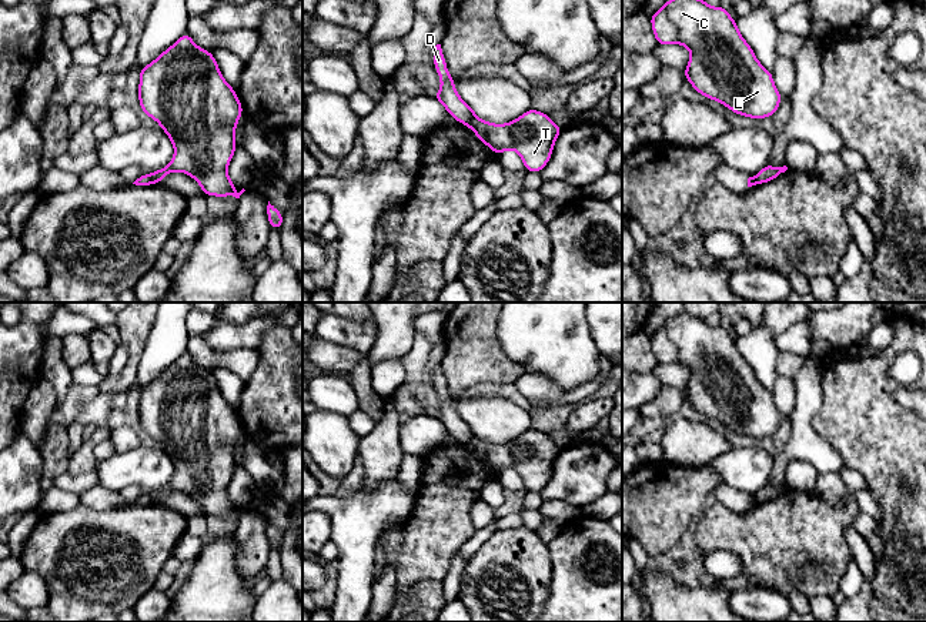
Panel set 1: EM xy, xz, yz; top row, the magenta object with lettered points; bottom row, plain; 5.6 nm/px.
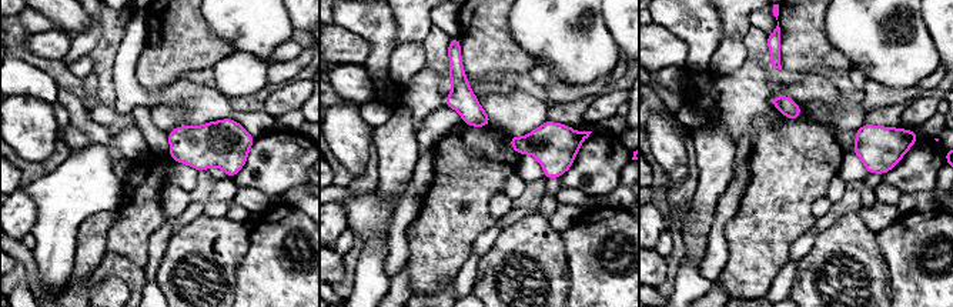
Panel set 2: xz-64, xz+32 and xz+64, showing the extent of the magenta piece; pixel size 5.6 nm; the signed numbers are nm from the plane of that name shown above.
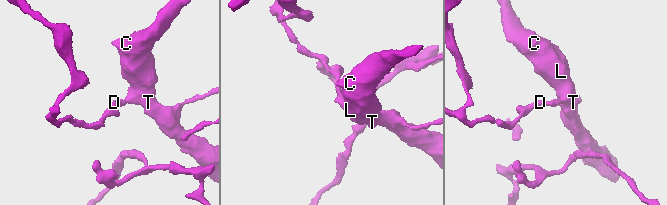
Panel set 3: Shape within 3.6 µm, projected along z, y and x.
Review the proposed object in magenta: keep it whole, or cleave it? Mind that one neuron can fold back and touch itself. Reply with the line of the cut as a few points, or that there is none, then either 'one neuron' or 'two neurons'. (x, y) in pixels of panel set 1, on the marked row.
cut in xz along (474, 114), (465, 123); two neurons

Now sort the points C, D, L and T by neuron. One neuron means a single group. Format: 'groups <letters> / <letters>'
groups C L T / D

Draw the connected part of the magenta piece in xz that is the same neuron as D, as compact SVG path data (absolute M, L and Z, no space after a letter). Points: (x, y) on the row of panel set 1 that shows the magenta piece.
M437 44L434 49L434 66L441 78L441 90L437 91L432 98L439 100L447 113L449 113L458 123L469 123L475 116L475 111L457 93L454 77L447 70L447 61L441 44Z

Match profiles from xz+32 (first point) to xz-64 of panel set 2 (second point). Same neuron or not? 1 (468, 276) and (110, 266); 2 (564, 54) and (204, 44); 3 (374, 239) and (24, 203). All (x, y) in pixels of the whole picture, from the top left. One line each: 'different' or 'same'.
1: different
2: different
3: different

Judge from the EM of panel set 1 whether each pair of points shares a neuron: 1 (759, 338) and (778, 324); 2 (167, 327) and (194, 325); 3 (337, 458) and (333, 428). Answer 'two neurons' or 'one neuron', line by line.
1: two neurons
2: two neurons
3: one neuron

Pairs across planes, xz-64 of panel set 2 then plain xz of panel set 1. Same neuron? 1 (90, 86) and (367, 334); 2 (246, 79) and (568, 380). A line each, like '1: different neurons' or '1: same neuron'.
1: different neurons
2: different neurons

